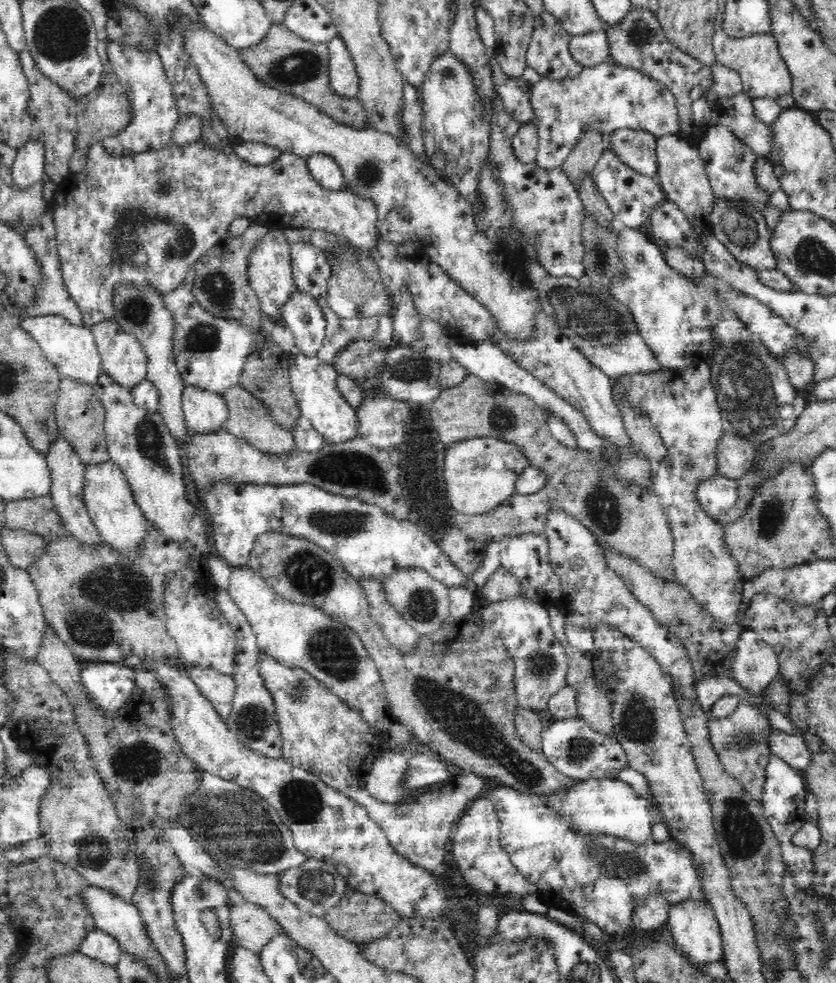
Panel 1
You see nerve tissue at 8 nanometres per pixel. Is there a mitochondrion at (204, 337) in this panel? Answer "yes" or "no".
yes

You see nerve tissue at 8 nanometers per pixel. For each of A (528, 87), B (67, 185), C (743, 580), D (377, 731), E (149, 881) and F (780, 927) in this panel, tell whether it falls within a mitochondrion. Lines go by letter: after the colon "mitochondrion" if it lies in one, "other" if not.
A: other
B: other
C: other
D: other
E: other
F: mitochondrion

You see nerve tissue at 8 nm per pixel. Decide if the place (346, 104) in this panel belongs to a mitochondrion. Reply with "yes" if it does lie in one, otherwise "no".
no

